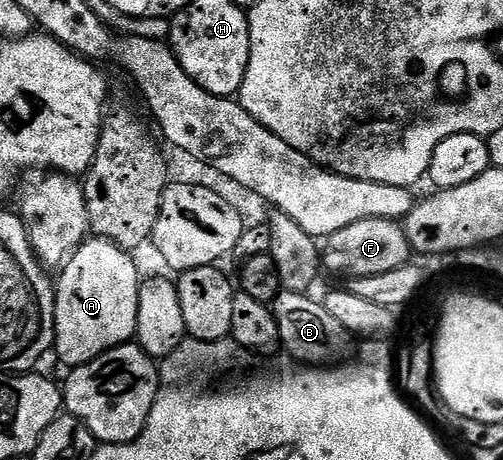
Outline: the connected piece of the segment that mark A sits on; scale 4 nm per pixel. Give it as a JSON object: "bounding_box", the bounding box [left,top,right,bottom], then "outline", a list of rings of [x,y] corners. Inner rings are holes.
{"bounding_box":[55,236,141,368],"outline":[[[91,236],[68,257],[55,287],[56,354],[67,368],[84,366],[97,356],[135,338],[141,275],[122,246]]]}

